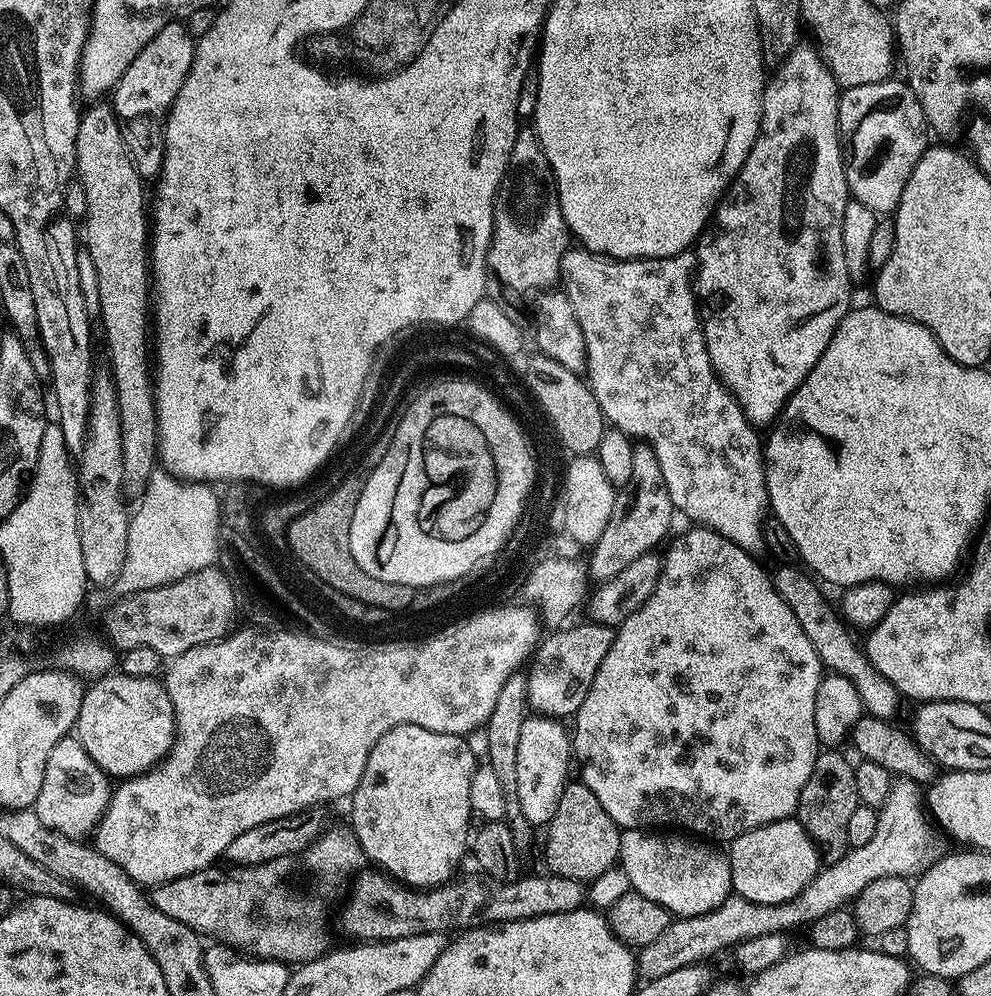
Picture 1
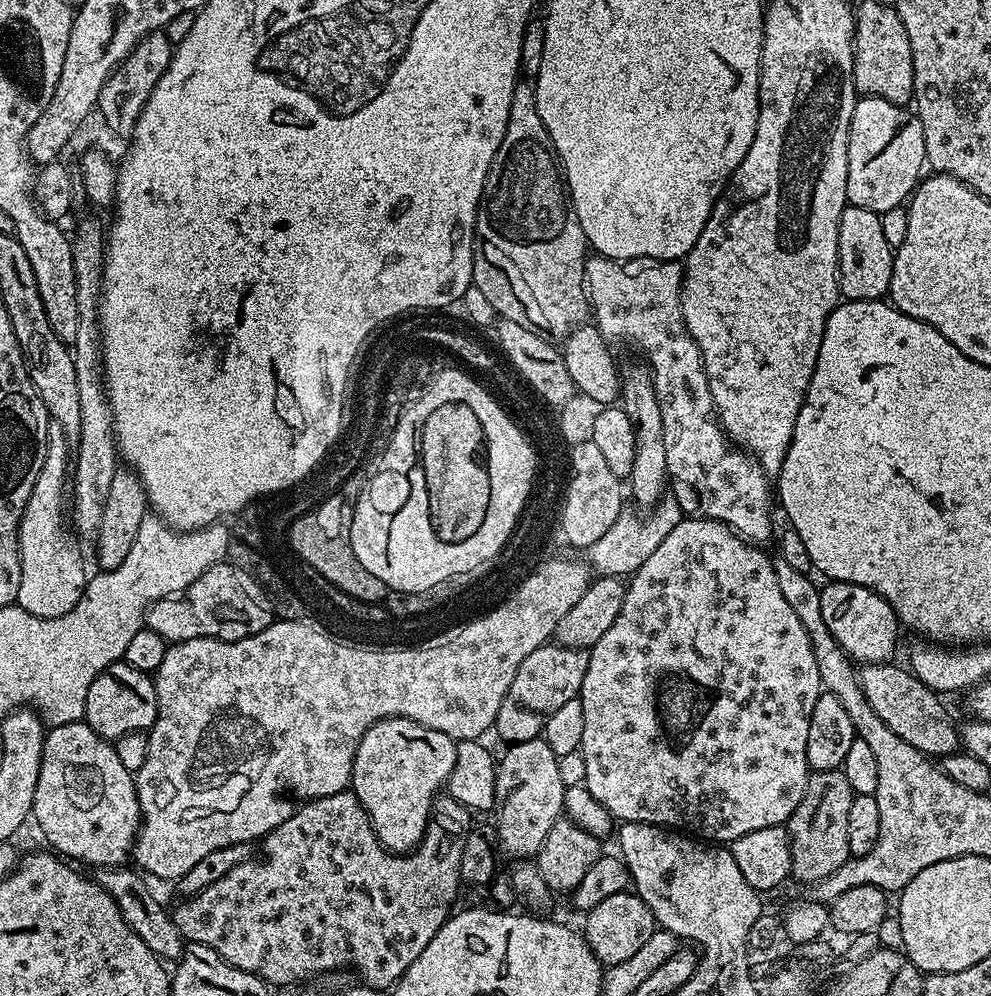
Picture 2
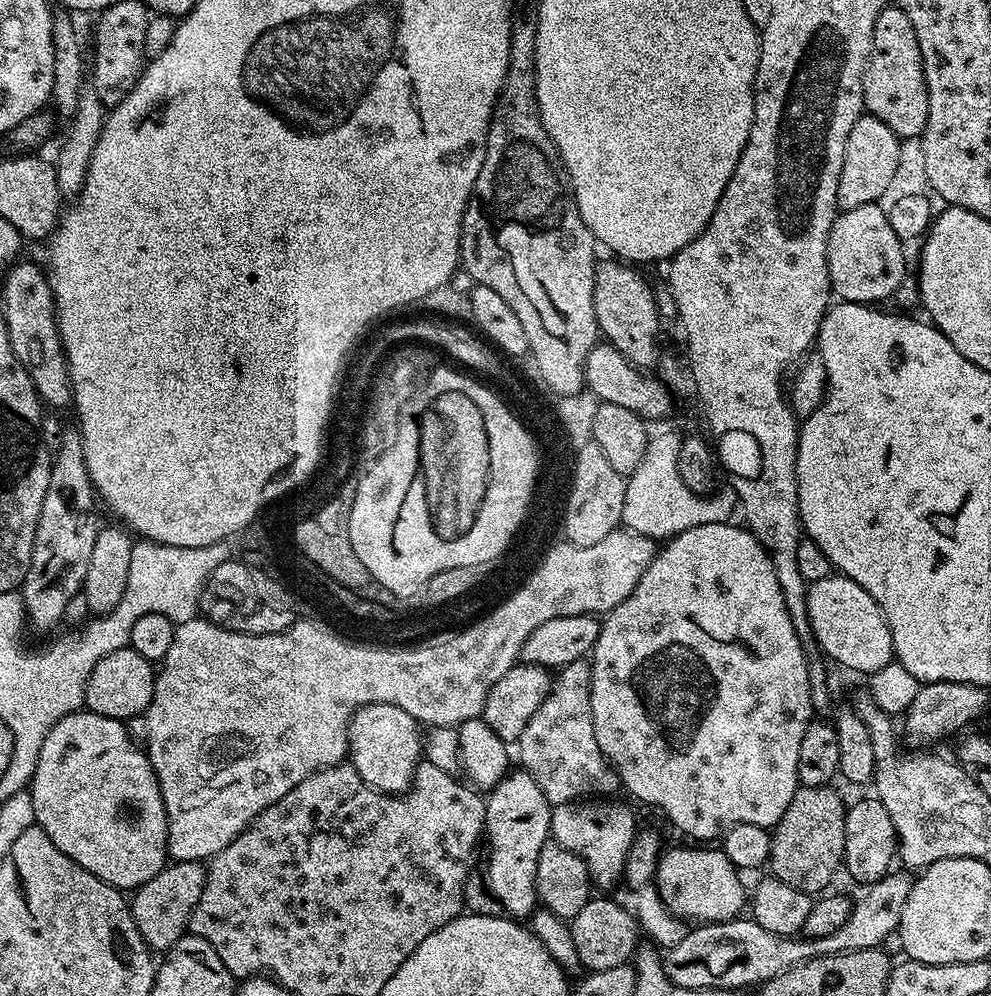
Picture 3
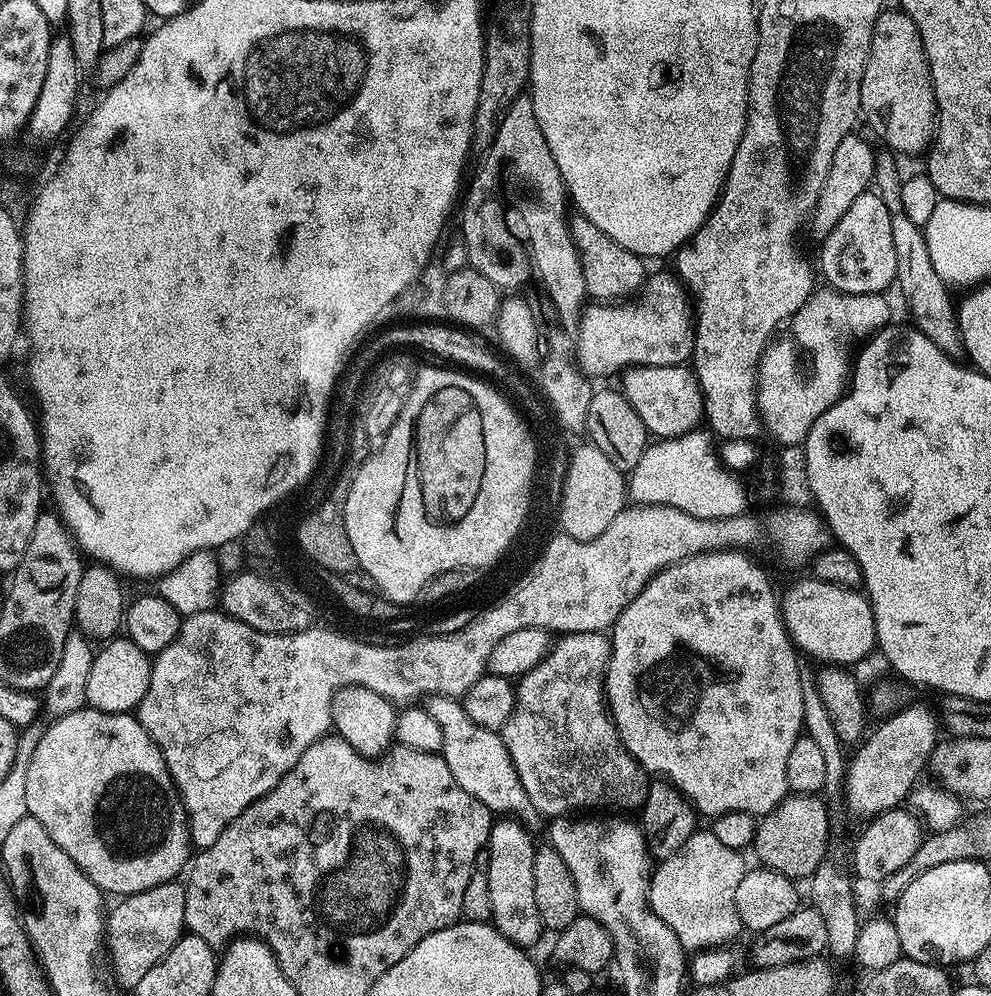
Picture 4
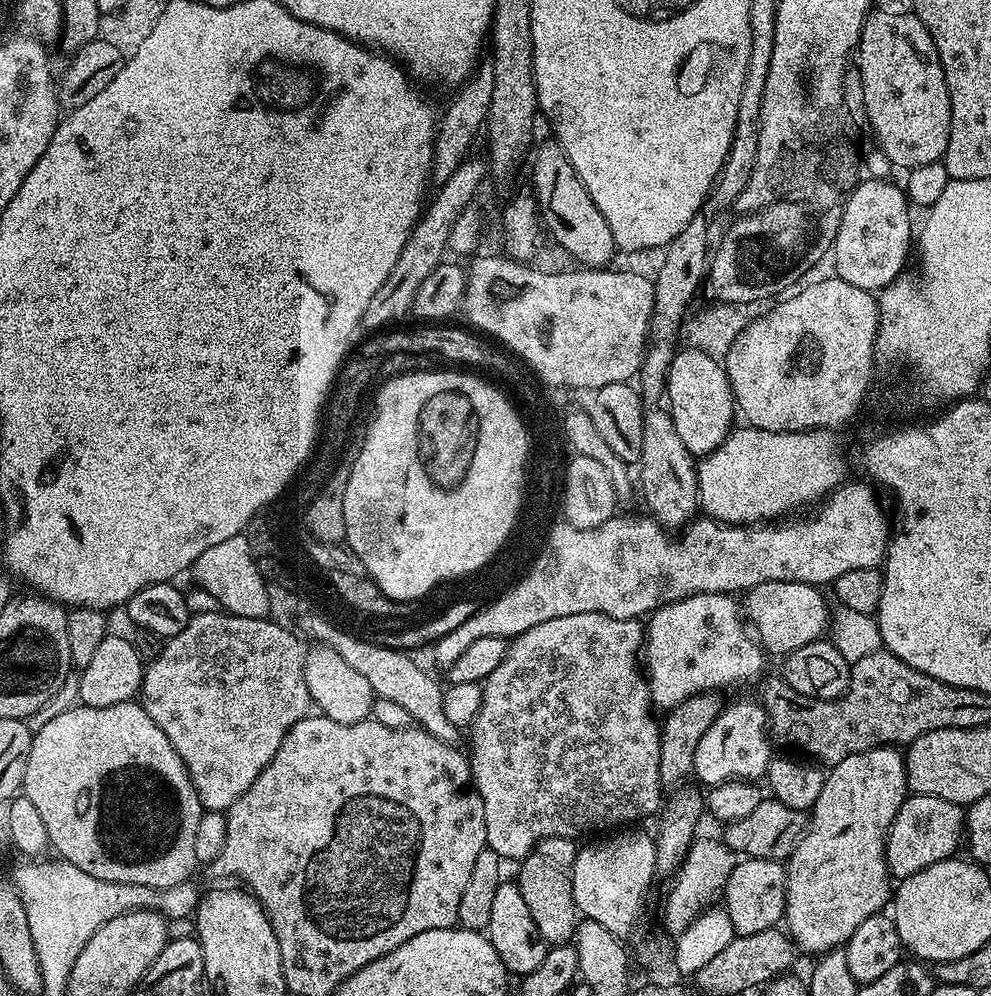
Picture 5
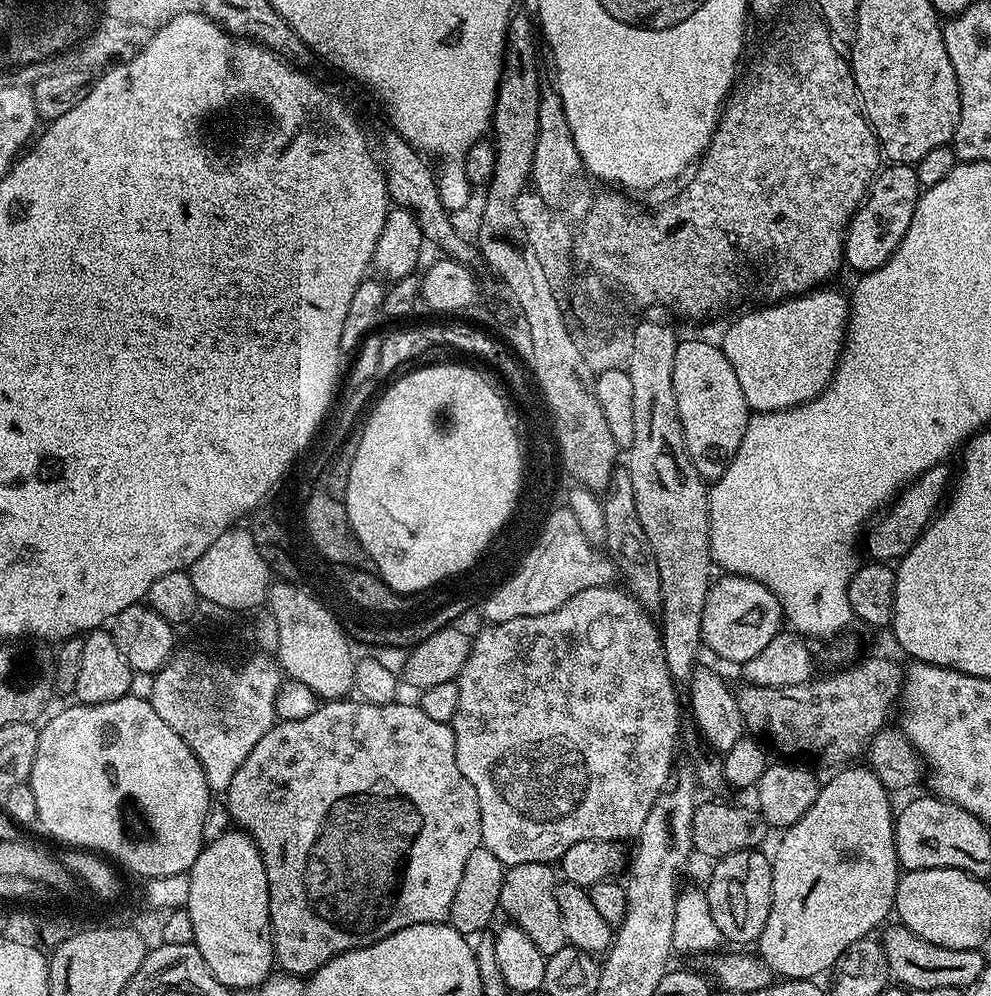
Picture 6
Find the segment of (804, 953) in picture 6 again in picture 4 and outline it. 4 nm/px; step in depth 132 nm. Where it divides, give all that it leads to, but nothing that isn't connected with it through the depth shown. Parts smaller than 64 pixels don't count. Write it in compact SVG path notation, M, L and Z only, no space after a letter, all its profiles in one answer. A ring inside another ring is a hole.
M922 704L901 707L885 720L888 721L878 725L873 732L871 729L867 739L853 751L857 752L848 764L842 795L847 811L856 816L871 818L901 807L917 787L916 779L923 768L925 771L938 743L937 717L933 709L931 712Z

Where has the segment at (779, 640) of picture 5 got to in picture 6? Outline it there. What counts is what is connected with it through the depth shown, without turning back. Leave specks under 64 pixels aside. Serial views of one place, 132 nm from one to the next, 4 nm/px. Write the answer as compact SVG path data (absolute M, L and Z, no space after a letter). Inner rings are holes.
M724 574L713 579L708 589L706 606L702 610L703 647L708 648L716 656L736 666L743 666L754 658L754 654L762 654L770 642L779 636L785 623L784 611L778 598L762 582L754 582L754 578Z

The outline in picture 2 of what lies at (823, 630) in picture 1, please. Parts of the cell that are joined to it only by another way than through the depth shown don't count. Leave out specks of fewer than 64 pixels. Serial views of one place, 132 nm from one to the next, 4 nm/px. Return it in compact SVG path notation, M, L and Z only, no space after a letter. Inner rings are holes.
M892 662L867 664L859 669L860 685L867 704L894 734L925 756L939 758L956 752L960 746L959 729L950 720L939 693L926 686L909 669L894 665Z

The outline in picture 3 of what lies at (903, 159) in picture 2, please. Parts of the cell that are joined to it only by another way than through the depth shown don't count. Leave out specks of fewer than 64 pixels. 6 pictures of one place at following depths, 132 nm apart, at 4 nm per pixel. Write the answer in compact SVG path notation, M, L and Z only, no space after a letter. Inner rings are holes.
M861 114L858 122L850 130L850 138L846 138L846 150L842 158L842 174L838 178L838 194L836 206L840 212L854 210L854 206L866 206L883 201L896 171L900 168L900 137L890 130L884 122L873 116Z

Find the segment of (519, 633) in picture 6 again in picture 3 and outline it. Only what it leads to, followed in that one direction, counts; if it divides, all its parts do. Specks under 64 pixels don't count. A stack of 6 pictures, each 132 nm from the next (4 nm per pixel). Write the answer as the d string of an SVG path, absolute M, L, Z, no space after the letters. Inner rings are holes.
M587 659L575 660L555 673L546 698L534 710L530 722L522 730L518 741L520 760L523 771L531 774L534 782L542 790L549 804L570 804L581 798L608 798L615 788L621 787L620 777L616 769L609 764L598 746L598 738L594 738L594 718L590 710L590 682L592 681L592 666Z

